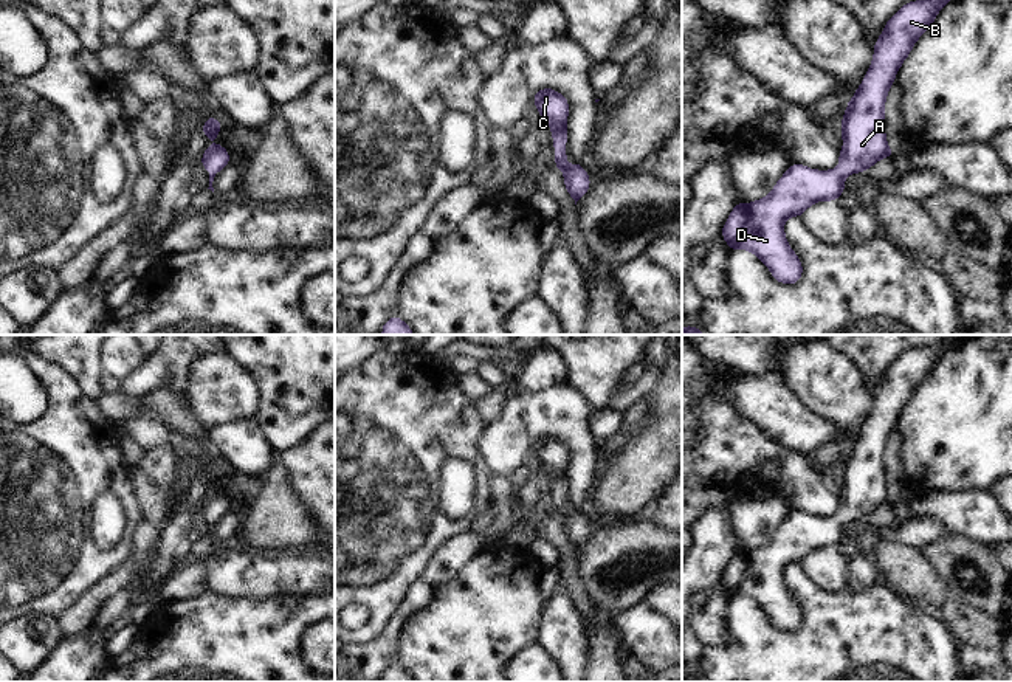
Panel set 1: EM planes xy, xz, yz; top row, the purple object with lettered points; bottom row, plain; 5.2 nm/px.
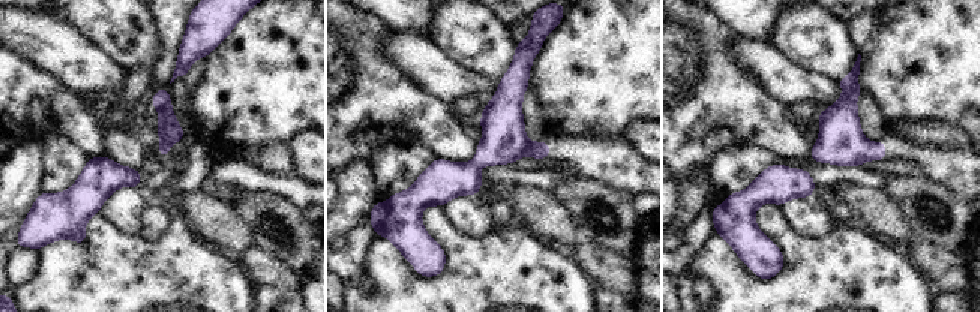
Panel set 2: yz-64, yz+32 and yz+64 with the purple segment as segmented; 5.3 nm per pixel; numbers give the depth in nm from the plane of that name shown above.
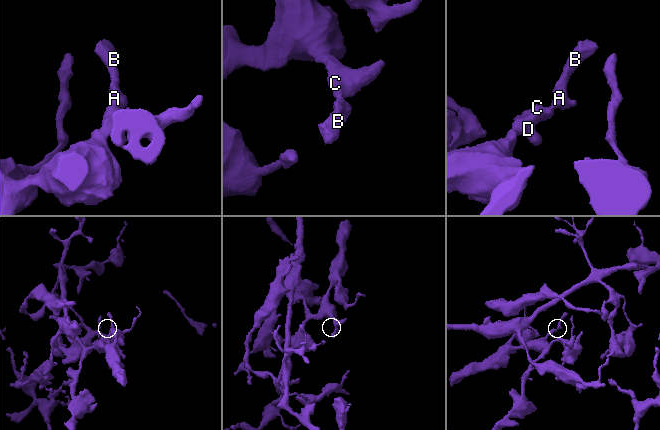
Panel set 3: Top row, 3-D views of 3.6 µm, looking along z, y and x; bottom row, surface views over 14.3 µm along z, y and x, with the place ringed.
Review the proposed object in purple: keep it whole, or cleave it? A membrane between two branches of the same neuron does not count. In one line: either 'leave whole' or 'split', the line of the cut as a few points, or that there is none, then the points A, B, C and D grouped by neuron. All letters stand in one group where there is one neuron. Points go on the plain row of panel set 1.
leave whole; cut none; groups A B C D

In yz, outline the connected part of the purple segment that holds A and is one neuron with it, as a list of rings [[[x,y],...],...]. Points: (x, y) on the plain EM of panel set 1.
[[[950,335],[941,344],[910,349],[888,367],[874,392],[871,414],[854,445],[848,448],[842,467],[845,494],[838,504],[840,515],[812,518],[792,510],[766,546],[749,552],[738,549],[721,578],[731,598],[744,595],[755,600],[778,629],[800,629],[803,614],[786,587],[786,566],[801,564],[815,549],[838,547],[846,519],[865,519],[882,504],[894,505],[896,499],[886,493],[885,485],[883,454],[888,437],[913,391],[961,336]]]

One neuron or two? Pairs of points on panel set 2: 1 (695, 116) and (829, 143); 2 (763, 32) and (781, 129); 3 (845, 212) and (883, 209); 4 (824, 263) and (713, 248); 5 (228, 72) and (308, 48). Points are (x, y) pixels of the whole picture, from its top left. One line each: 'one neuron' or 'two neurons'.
1: two neurons
2: two neurons
3: two neurons
4: one neuron
5: one neuron

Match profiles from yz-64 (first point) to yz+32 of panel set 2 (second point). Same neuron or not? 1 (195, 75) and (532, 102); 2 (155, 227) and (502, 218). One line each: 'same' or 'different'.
1: same
2: same

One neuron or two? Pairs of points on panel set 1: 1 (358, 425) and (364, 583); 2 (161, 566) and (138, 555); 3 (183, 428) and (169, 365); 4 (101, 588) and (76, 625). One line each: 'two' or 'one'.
1: one
2: two
3: two
4: one

